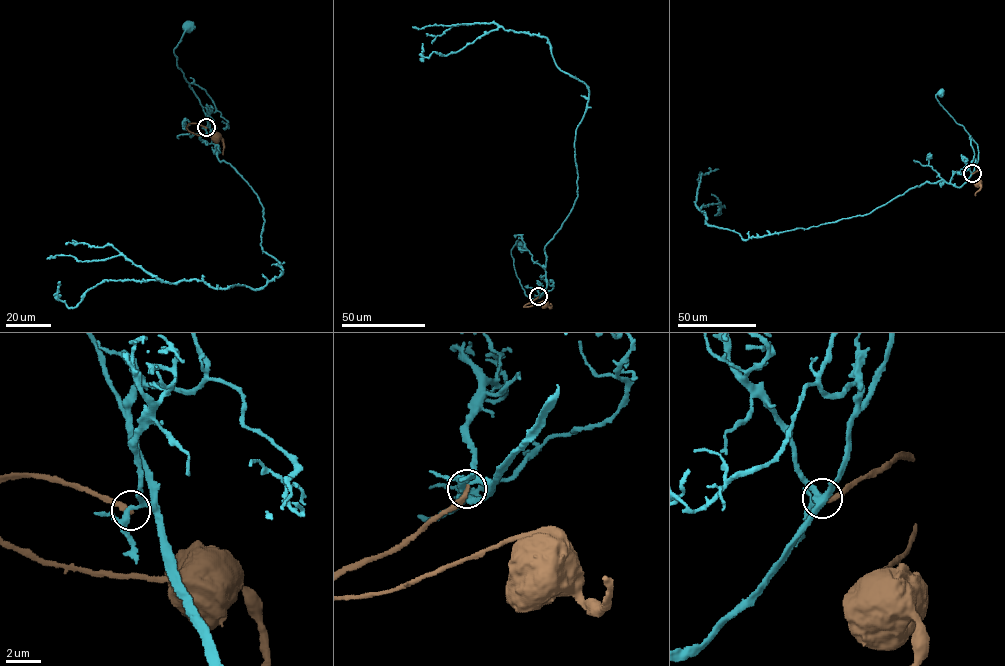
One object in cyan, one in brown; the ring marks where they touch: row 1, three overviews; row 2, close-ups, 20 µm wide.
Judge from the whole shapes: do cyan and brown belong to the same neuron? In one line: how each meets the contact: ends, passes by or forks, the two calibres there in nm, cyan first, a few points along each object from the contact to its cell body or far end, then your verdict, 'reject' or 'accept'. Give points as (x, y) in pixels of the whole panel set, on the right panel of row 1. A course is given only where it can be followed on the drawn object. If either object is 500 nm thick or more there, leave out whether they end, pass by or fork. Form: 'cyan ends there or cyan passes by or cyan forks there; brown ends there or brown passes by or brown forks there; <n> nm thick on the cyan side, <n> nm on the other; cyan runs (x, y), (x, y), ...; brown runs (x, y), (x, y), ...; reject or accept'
cyan forks there; brown ends there; 220 nm thick on the cyan side, 320 nm on the other; cyan runs (972, 173), (978, 159), (978, 145), (939, 102), (936, 96), (941, 93); brown runs (972, 173), (980, 170), (975, 181), (978, 183); reject

